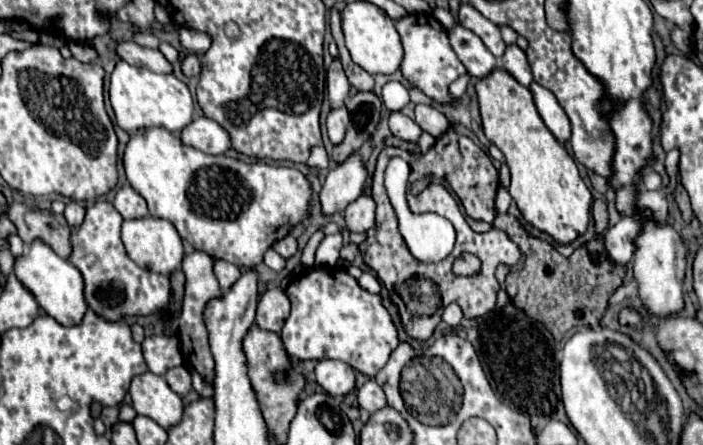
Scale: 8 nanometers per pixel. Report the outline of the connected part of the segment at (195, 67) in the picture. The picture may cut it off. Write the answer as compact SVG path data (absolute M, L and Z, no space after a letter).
M187 55L183 61L181 61L181 73L185 77L193 77L193 75L199 75L201 71L201 63L199 63L199 57L197 55Z

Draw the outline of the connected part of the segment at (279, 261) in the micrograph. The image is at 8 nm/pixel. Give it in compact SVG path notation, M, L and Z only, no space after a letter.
M269 249L269 251L265 253L265 265L267 265L267 267L271 267L273 271L281 271L281 269L285 267L285 259L283 259L277 251Z

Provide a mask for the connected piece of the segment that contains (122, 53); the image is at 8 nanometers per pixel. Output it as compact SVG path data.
M133 41L117 43L115 53L127 63L137 65L137 67L147 67L155 73L171 73L173 71L171 63L157 49L145 49Z

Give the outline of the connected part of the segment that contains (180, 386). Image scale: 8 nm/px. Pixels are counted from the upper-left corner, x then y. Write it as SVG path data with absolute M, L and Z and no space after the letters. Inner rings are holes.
M175 367L165 373L165 381L177 395L187 395L191 391L191 373L187 367Z

